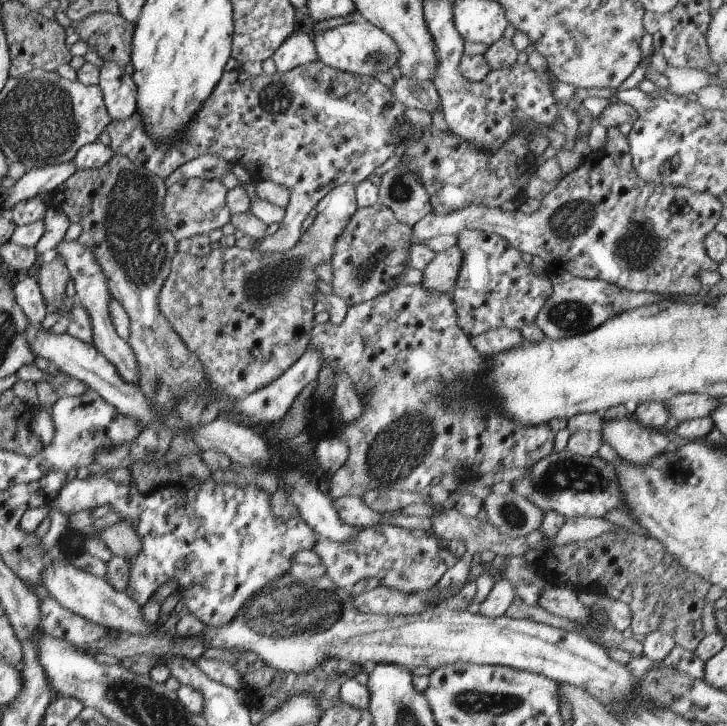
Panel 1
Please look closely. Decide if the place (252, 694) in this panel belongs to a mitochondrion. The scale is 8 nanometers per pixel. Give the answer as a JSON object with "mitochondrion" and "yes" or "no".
{"mitochondrion":"no"}

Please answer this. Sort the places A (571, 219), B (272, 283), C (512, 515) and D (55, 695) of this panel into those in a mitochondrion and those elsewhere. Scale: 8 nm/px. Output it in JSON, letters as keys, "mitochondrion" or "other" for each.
{"A":"mitochondrion","B":"mitochondrion","C":"mitochondrion","D":"other"}

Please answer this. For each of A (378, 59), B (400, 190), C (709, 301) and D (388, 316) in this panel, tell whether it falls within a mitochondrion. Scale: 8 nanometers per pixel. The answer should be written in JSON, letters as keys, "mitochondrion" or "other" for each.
{"A":"mitochondrion","B":"mitochondrion","C":"other","D":"other"}

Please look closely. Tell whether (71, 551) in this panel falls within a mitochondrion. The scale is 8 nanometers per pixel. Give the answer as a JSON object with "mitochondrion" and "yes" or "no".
{"mitochondrion":"no"}

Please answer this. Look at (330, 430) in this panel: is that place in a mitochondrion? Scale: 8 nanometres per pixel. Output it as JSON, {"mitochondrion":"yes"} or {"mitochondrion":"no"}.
{"mitochondrion":"no"}

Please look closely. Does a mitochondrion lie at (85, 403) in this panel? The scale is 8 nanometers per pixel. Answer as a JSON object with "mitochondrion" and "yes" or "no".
{"mitochondrion":"no"}

